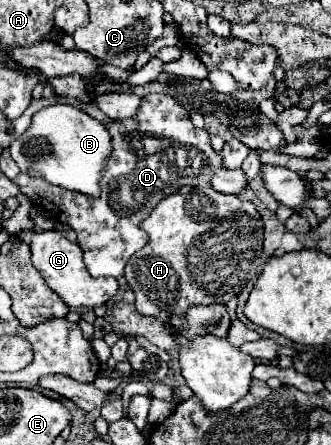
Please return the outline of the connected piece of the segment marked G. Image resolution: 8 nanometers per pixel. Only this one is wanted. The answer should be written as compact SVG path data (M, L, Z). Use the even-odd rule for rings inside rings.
M58 230L52 232L36 232L30 240L32 264L42 274L46 284L74 310L92 310L96 306L106 304L118 292L116 278L92 278L84 268L80 246L66 240Z

